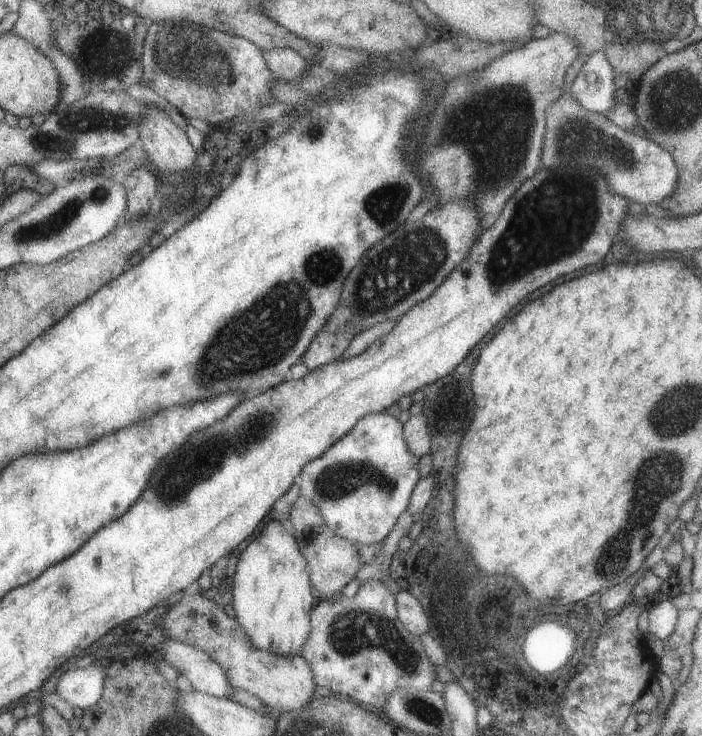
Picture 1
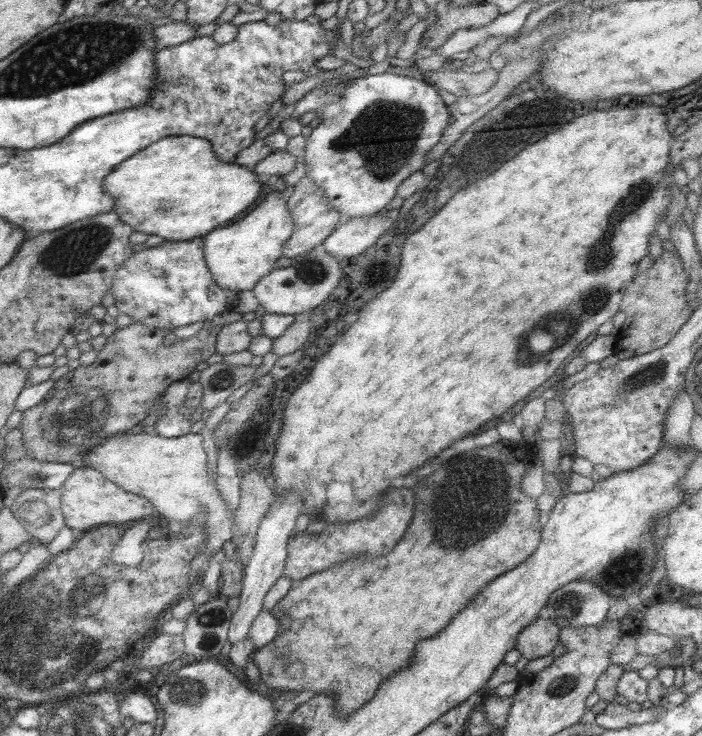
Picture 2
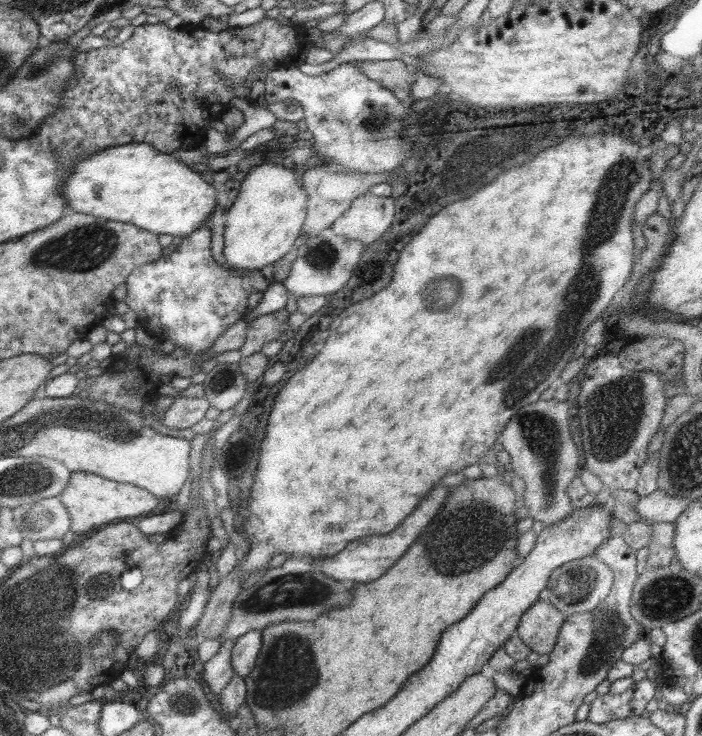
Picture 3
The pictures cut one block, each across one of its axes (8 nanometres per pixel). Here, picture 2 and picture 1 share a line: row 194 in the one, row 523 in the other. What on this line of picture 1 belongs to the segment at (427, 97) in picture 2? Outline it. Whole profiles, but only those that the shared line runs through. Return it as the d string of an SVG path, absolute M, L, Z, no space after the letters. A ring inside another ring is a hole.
M385 411L365 414L324 454L301 468L297 477L299 496L319 510L325 526L333 535L357 545L381 543L394 528L399 514L406 510L411 492L421 478L417 471L418 462L419 458L413 456L405 446L403 426L399 418L394 418Z

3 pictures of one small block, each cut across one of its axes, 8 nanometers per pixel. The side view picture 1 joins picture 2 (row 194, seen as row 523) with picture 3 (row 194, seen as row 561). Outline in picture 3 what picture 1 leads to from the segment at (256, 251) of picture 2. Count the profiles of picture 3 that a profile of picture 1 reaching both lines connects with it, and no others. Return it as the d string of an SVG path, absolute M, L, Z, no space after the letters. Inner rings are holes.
M280 164L251 167L243 178L239 193L224 214L223 250L226 263L234 268L268 271L269 267L293 248L306 217L307 196L295 182L293 172Z

